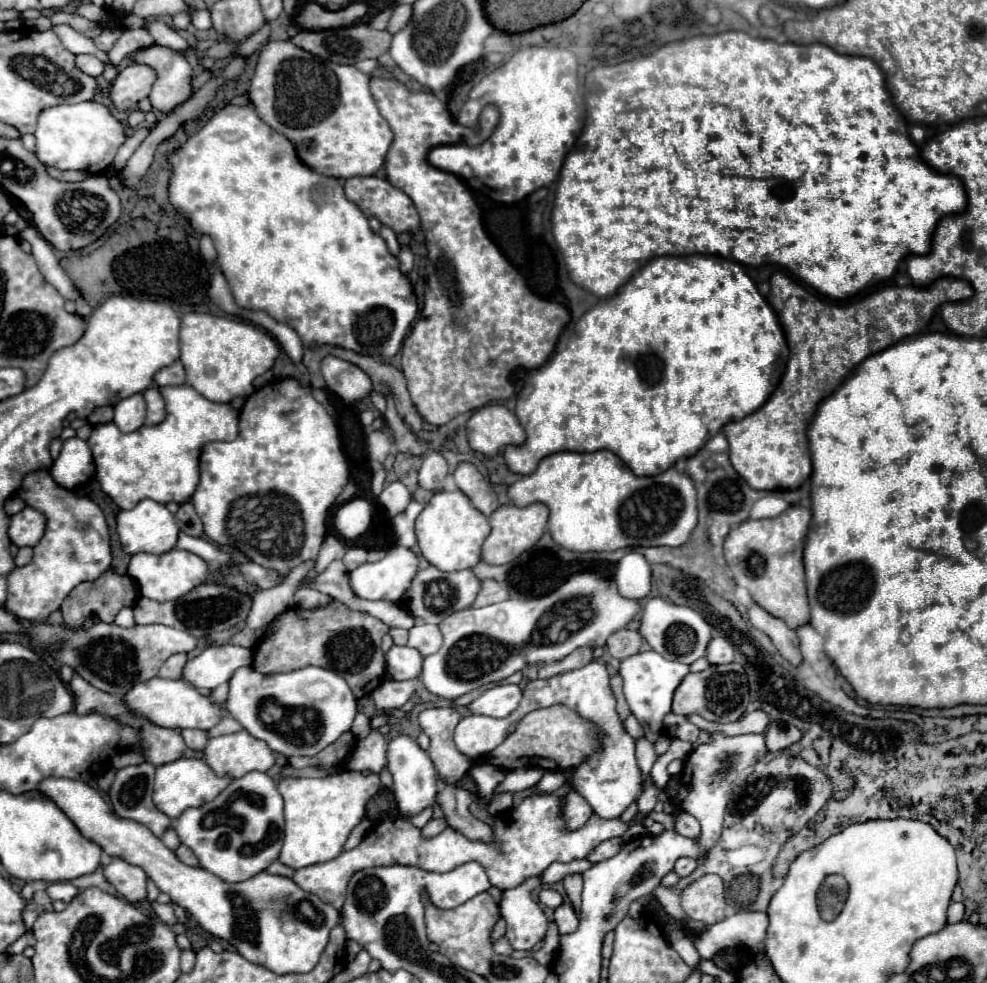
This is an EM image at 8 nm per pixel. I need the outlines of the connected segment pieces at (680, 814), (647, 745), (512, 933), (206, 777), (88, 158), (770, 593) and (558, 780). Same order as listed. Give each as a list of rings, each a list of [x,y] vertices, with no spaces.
[[[674,810],[672,812],[672,818],[674,818],[674,830],[676,832],[682,832],[682,836],[688,836],[688,838],[696,838],[700,834],[700,824],[694,816],[690,816],[688,812],[684,810]]]
[[[638,738],[636,740],[636,760],[638,760],[638,768],[642,770],[642,782],[646,782],[654,762],[658,760],[652,742],[648,742],[646,738]]]
[[[528,878],[524,884],[502,894],[500,914],[506,920],[506,938],[514,950],[532,950],[546,934],[548,920],[538,902],[532,900],[532,890],[540,884],[540,878]]]
[[[178,758],[170,764],[162,764],[156,768],[156,784],[154,784],[154,804],[158,810],[162,810],[166,816],[176,820],[186,808],[192,806],[202,806],[206,802],[212,802],[228,784],[230,776],[218,776],[202,758]]]
[[[100,102],[62,104],[42,110],[36,126],[36,156],[42,164],[58,170],[84,170],[88,174],[104,174],[126,140],[124,124]]]
[[[788,506],[776,518],[746,520],[730,530],[724,542],[724,558],[732,570],[734,582],[748,588],[754,602],[772,616],[784,620],[790,628],[800,628],[810,620],[810,606],[806,598],[802,548],[810,524],[810,508]]]
[[[554,770],[554,772],[546,772],[546,774],[544,774],[544,778],[536,784],[536,788],[538,788],[540,792],[550,794],[550,792],[556,792],[564,782],[566,782],[564,774],[562,774],[562,772],[558,772],[558,770]]]

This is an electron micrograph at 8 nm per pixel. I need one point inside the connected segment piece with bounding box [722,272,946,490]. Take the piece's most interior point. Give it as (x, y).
(769, 447)

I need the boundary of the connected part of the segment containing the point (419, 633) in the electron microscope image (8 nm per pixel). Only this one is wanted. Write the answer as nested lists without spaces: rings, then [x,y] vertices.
[[[422,624],[414,626],[410,630],[410,640],[408,646],[416,648],[422,656],[430,656],[440,650],[442,646],[442,632],[438,630],[436,624]]]

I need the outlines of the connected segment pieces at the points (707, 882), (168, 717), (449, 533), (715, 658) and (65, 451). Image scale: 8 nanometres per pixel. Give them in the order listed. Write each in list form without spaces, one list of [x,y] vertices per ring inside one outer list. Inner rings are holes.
[[[706,874],[680,892],[680,906],[692,922],[712,926],[726,918],[726,888],[722,878]]]
[[[152,678],[142,684],[136,684],[126,696],[126,706],[136,712],[138,716],[148,718],[156,726],[164,728],[200,728],[210,730],[214,728],[224,716],[224,708],[218,706],[210,696],[200,694],[194,686],[190,686],[186,680],[168,680],[168,678]]]
[[[440,490],[434,492],[426,508],[416,518],[416,538],[420,554],[442,572],[456,572],[474,568],[480,562],[482,542],[490,534],[488,518],[476,510],[462,494],[462,490]]]
[[[714,638],[706,650],[706,658],[710,664],[730,664],[734,660],[736,648],[728,638]]]
[[[80,438],[66,440],[60,456],[50,468],[50,474],[54,482],[58,482],[58,486],[66,486],[66,490],[74,490],[88,482],[94,476],[94,460],[88,444]]]

